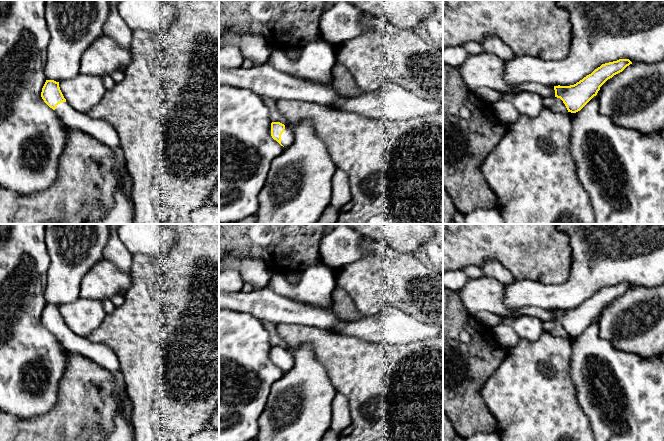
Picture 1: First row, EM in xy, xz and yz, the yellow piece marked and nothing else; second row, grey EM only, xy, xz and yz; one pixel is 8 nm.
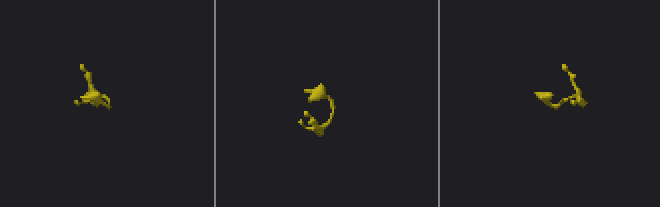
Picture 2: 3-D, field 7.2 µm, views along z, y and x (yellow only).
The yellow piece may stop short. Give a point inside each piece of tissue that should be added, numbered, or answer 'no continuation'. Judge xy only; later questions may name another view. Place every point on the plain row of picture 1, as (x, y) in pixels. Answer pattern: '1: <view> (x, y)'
1: xy (103, 355)

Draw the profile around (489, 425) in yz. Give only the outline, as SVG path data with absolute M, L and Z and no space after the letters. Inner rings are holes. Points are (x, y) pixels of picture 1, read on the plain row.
M446 289L446 293L449 302L443 316L443 411L451 421L456 434L462 439L475 432L495 432L497 421L485 405L481 390L484 383L505 359L506 351L498 344L493 329L478 323L474 315L467 312L457 293L449 289Z

